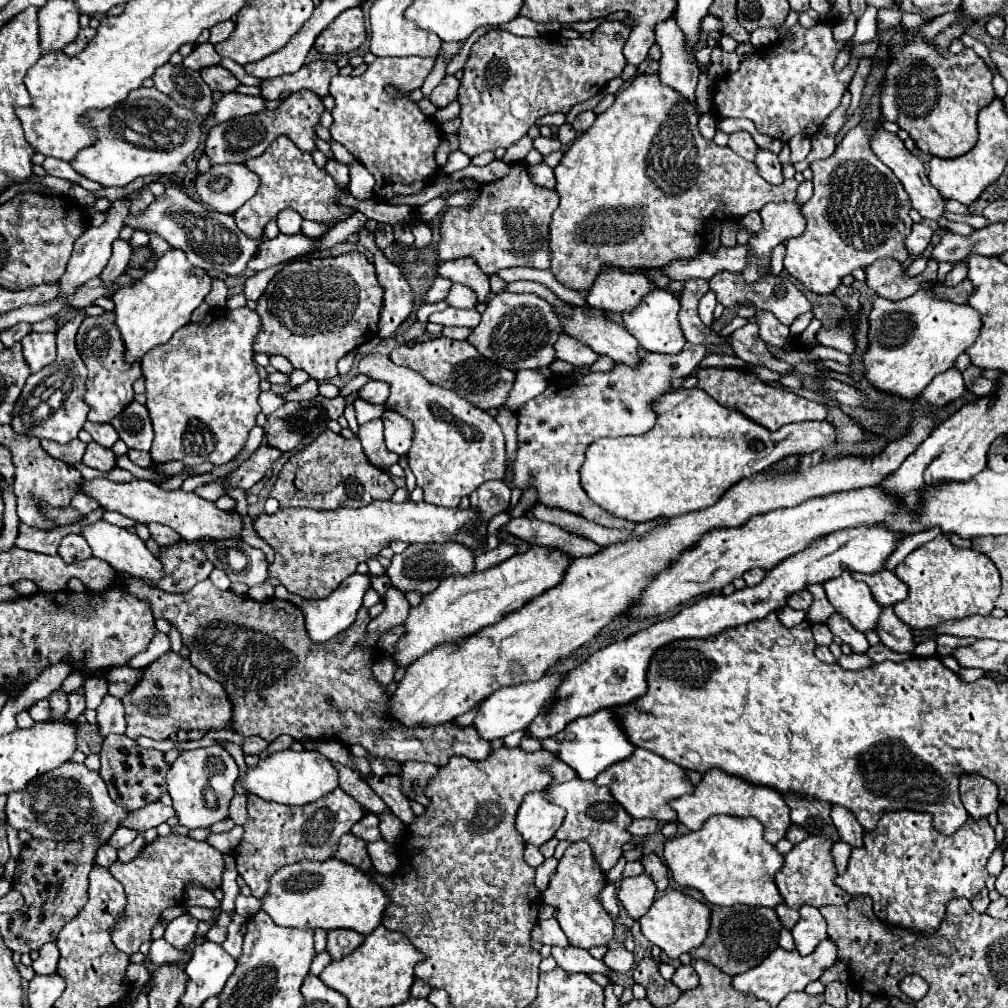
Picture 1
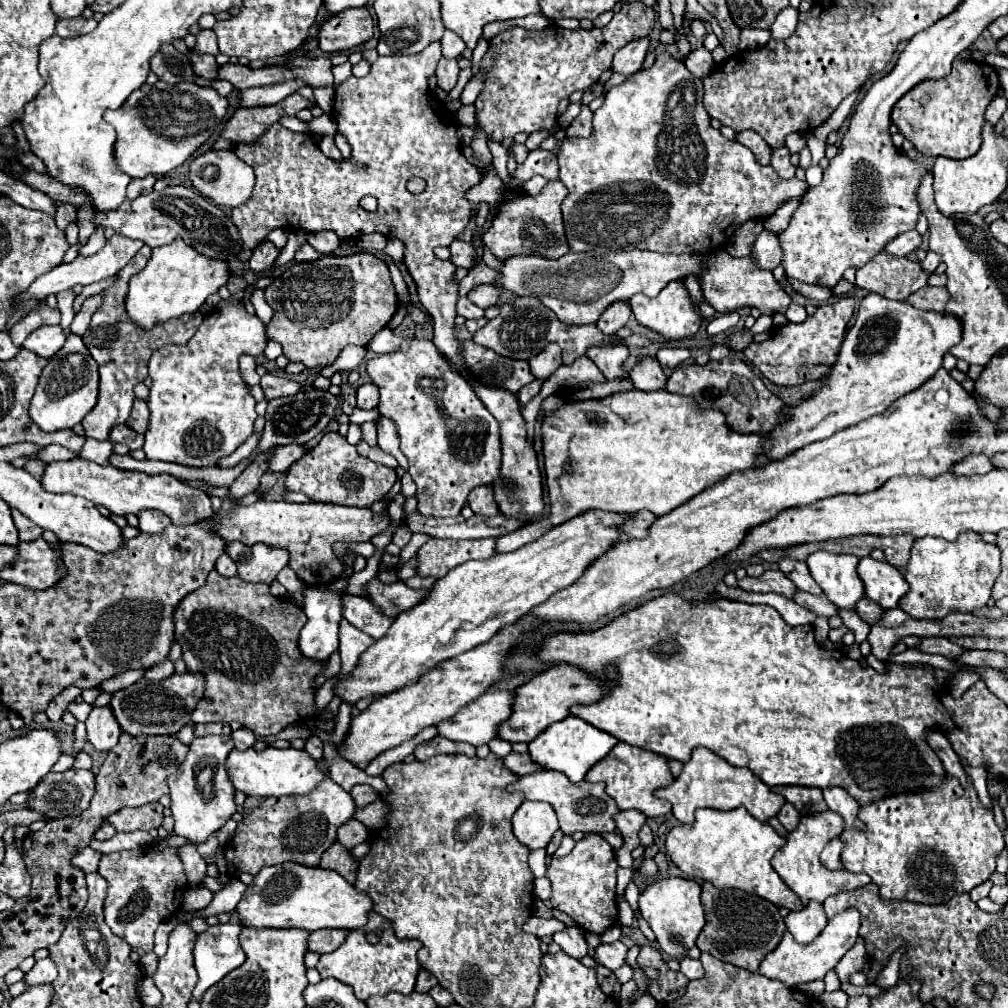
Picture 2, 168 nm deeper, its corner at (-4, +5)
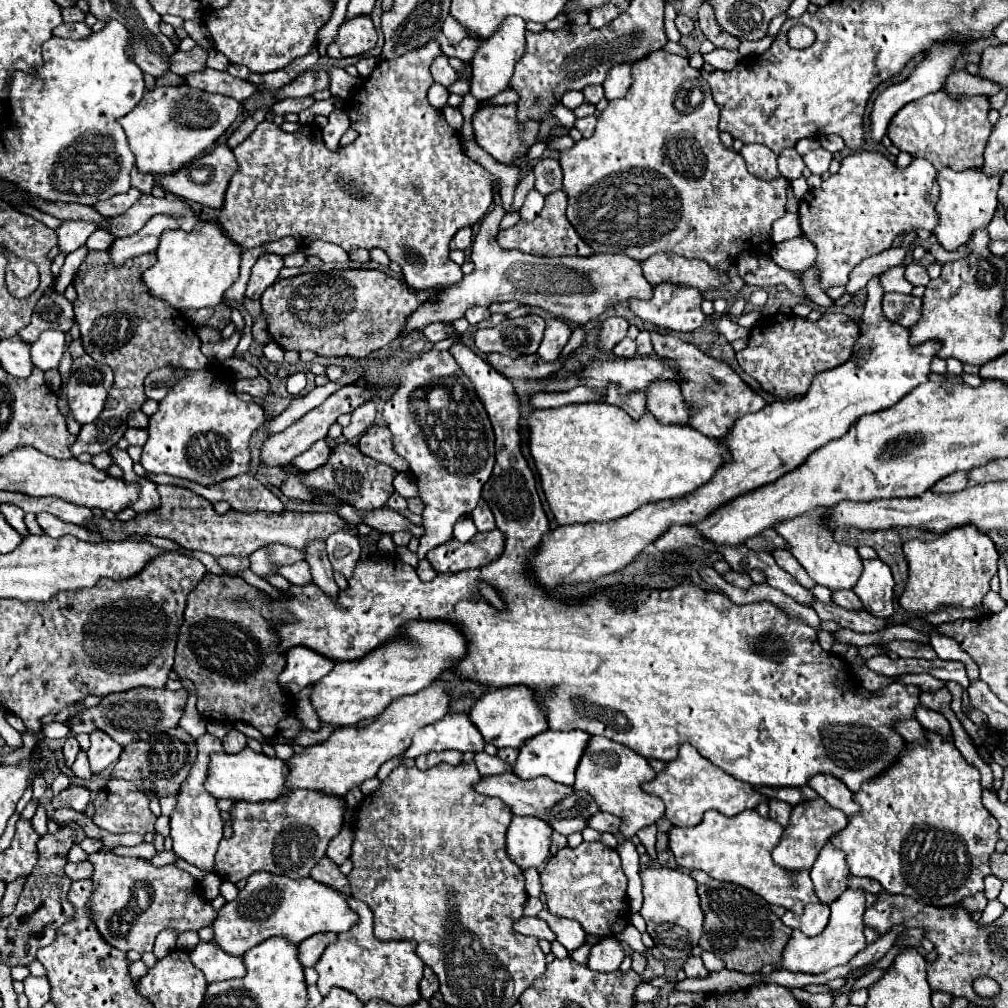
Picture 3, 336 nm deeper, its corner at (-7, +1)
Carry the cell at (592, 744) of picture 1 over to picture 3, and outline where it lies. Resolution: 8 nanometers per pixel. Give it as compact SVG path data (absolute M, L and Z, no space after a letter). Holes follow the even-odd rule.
M543 731L531 739L527 739L527 743L523 743L523 747L519 749L519 757L513 765L513 773L521 779L533 779L533 777L549 777L557 783L563 785L573 785L573 777L575 777L575 767L579 765L579 755L583 755L583 747L587 747L587 739L591 735L583 733L583 731Z

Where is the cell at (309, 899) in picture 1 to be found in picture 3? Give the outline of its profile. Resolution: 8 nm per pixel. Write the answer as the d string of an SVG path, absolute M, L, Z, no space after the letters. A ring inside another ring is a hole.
M255 873L247 879L247 885L239 891L237 899L225 903L217 913L217 919L213 921L213 941L225 953L243 957L251 947L269 937L285 937L289 943L299 945L321 931L349 931L355 921L357 915L347 907L347 897L323 887L323 883L315 883L311 877L295 881L283 875Z

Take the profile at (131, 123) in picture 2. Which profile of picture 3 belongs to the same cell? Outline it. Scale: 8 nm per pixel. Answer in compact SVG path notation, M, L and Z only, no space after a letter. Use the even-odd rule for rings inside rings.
M155 87L147 91L137 107L121 117L131 151L137 157L137 169L153 175L169 175L203 155L237 119L239 103L219 93L181 87Z

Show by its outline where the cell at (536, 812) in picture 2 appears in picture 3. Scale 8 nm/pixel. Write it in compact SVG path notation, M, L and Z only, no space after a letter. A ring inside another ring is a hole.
M513 817L507 829L507 855L521 867L541 867L549 859L551 827L535 817Z

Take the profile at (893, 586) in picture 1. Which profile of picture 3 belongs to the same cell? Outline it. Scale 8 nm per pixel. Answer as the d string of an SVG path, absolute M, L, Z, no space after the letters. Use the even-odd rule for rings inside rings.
M863 561L863 573L855 583L853 593L861 599L867 613L875 617L891 617L893 609L893 575L891 569L879 561Z

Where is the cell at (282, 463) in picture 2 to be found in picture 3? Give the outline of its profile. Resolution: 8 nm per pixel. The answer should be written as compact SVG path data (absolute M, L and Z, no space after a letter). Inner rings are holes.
M321 439L319 443L313 443L303 455L295 457L293 463L295 463L301 471L315 471L315 469L319 469L319 467L323 467L323 465L327 463L329 455L331 455L331 447L327 445L325 439Z

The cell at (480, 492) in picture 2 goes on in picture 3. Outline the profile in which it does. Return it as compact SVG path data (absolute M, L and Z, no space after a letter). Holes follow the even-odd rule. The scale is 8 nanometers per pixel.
M481 499L479 505L471 511L471 517L473 517L473 523L477 527L477 531L485 533L485 531L493 531L495 529L495 519L493 519L493 513L491 509L487 507L487 503Z

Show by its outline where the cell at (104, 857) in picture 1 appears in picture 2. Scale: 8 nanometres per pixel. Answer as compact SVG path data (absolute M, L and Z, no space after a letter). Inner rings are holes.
M86 847L84 851L78 851L78 855L76 855L76 859L72 859L72 863L76 863L76 867L80 867L86 873L94 873L94 871L98 871L100 857L102 857L100 851Z

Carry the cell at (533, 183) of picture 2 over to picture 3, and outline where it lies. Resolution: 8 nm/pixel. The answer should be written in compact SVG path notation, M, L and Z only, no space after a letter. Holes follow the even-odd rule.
M533 189L533 191L529 191L529 195L525 197L525 203L523 203L523 207L519 209L519 215L521 215L521 221L533 221L539 213L541 213L541 209L543 209L543 195L541 193L537 193L537 189Z

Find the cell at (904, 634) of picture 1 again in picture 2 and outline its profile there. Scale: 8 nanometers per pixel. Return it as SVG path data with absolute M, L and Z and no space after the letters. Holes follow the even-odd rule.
M868 597L860 599L860 605L856 605L856 613L858 613L866 623L870 623L870 625L878 623L878 621L882 619L884 611L886 611L884 607L880 607L878 603L874 603L874 601L868 599Z

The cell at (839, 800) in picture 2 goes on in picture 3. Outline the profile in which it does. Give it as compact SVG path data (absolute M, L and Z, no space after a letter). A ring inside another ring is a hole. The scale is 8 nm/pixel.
M815 775L809 779L809 787L823 797L829 805L841 809L847 817L855 815L859 811L859 805L853 801L853 793L847 789L843 781L831 775Z

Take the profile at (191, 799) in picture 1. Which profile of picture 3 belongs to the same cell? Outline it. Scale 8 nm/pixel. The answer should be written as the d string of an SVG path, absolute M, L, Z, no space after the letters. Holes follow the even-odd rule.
M209 733L201 735L197 739L197 761L191 767L189 777L185 779L185 783L181 785L181 793L177 799L177 809L171 815L171 839L173 839L173 851L179 859L187 861L189 865L195 865L201 871L213 871L215 865L215 853L219 847L219 841L223 839L223 819L221 813L217 809L217 801L211 799L211 795L207 795L203 783L205 783L205 775L207 775L207 759L211 753L221 753L221 741Z

